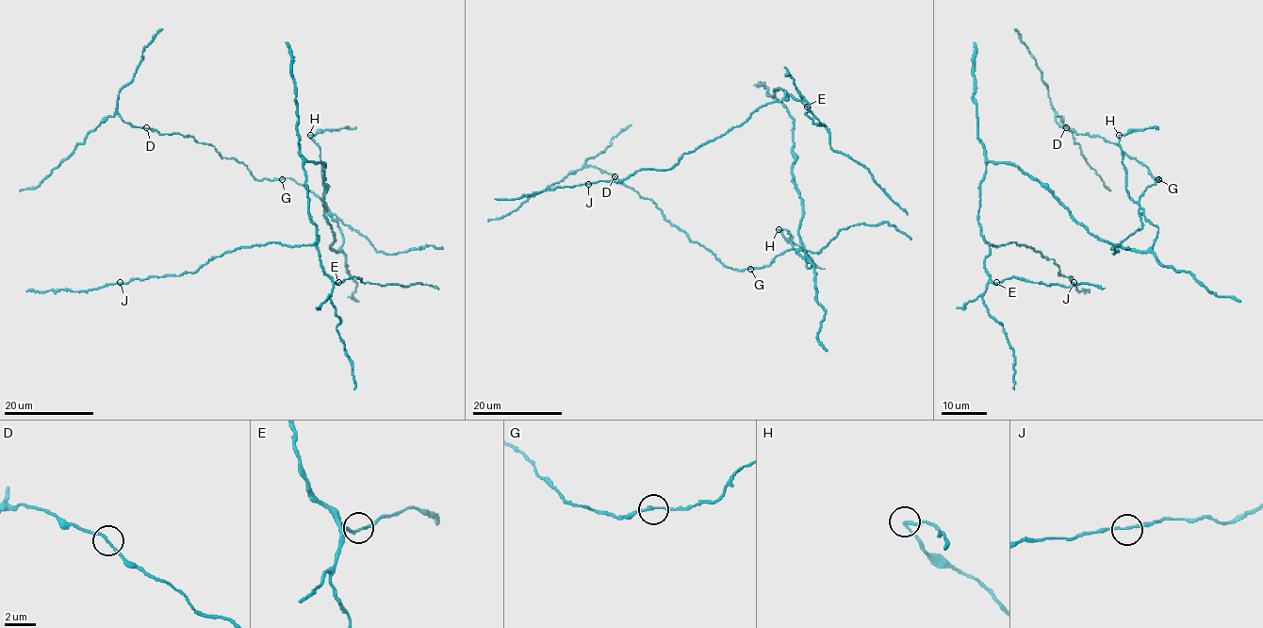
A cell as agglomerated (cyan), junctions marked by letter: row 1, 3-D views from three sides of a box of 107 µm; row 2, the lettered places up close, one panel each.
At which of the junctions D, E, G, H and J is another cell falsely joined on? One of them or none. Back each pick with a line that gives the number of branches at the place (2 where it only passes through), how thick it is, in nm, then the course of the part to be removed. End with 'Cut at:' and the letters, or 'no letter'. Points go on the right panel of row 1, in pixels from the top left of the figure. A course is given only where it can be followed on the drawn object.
H: branches 2; calibre 160 nm; course (1119, 135), (1135, 129), (1158, 127)
Cut at: H

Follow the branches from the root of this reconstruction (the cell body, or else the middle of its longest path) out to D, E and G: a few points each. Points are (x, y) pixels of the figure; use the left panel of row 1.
D: (332, 229), (338, 251), (338, 223), (303, 185), (257, 180), (208, 144), (147, 128)
E: (332, 229), (323, 205), (324, 164), (305, 162), (308, 211), (316, 226), (321, 268), (338, 282)
G: (332, 229), (334, 241), (330, 247), (338, 251), (344, 239), (326, 204), (303, 185), (288, 177), (282, 179)

